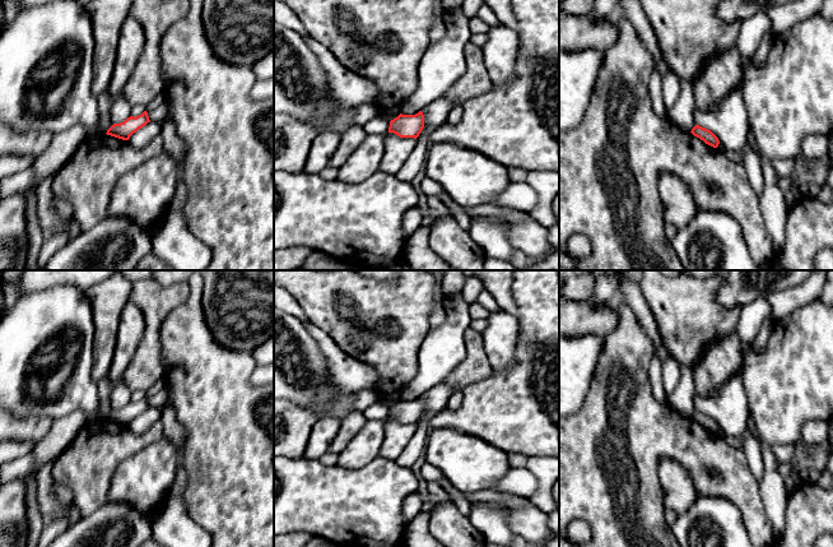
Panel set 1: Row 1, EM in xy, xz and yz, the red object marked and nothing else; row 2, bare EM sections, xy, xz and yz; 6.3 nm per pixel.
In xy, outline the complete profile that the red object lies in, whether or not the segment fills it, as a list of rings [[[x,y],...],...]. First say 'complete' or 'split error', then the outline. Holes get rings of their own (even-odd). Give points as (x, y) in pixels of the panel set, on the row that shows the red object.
complete | [[[144,111],[136,117],[130,116],[124,122],[113,124],[106,134],[122,140],[129,140],[134,133],[145,126],[148,122],[150,122],[150,120],[148,112]]]

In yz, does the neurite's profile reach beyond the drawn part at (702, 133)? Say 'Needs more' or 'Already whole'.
Already whole

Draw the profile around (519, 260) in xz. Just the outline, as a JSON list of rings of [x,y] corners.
[[[516,250],[509,261],[515,268],[522,269],[522,268],[531,265],[535,260],[529,258],[522,251]]]

